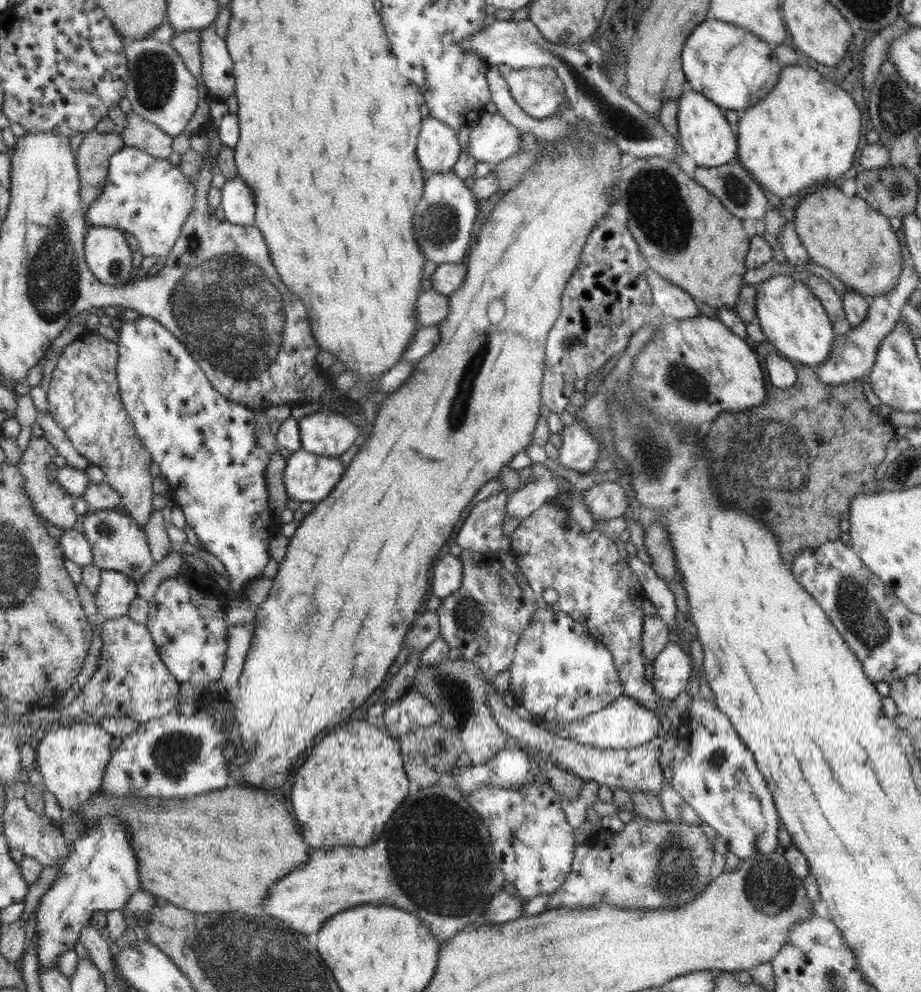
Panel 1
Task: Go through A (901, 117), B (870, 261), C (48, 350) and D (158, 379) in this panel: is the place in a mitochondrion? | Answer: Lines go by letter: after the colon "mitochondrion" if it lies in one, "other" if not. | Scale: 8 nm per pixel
A: mitochondrion
B: mitochondrion
C: other
D: mitochondrion

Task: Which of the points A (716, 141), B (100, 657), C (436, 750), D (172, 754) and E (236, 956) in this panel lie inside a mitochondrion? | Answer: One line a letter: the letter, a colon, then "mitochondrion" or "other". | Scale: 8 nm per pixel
A: other
B: other
C: mitochondrion
D: mitochondrion
E: mitochondrion

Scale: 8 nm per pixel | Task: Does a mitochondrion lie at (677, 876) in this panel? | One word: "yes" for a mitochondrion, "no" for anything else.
yes

